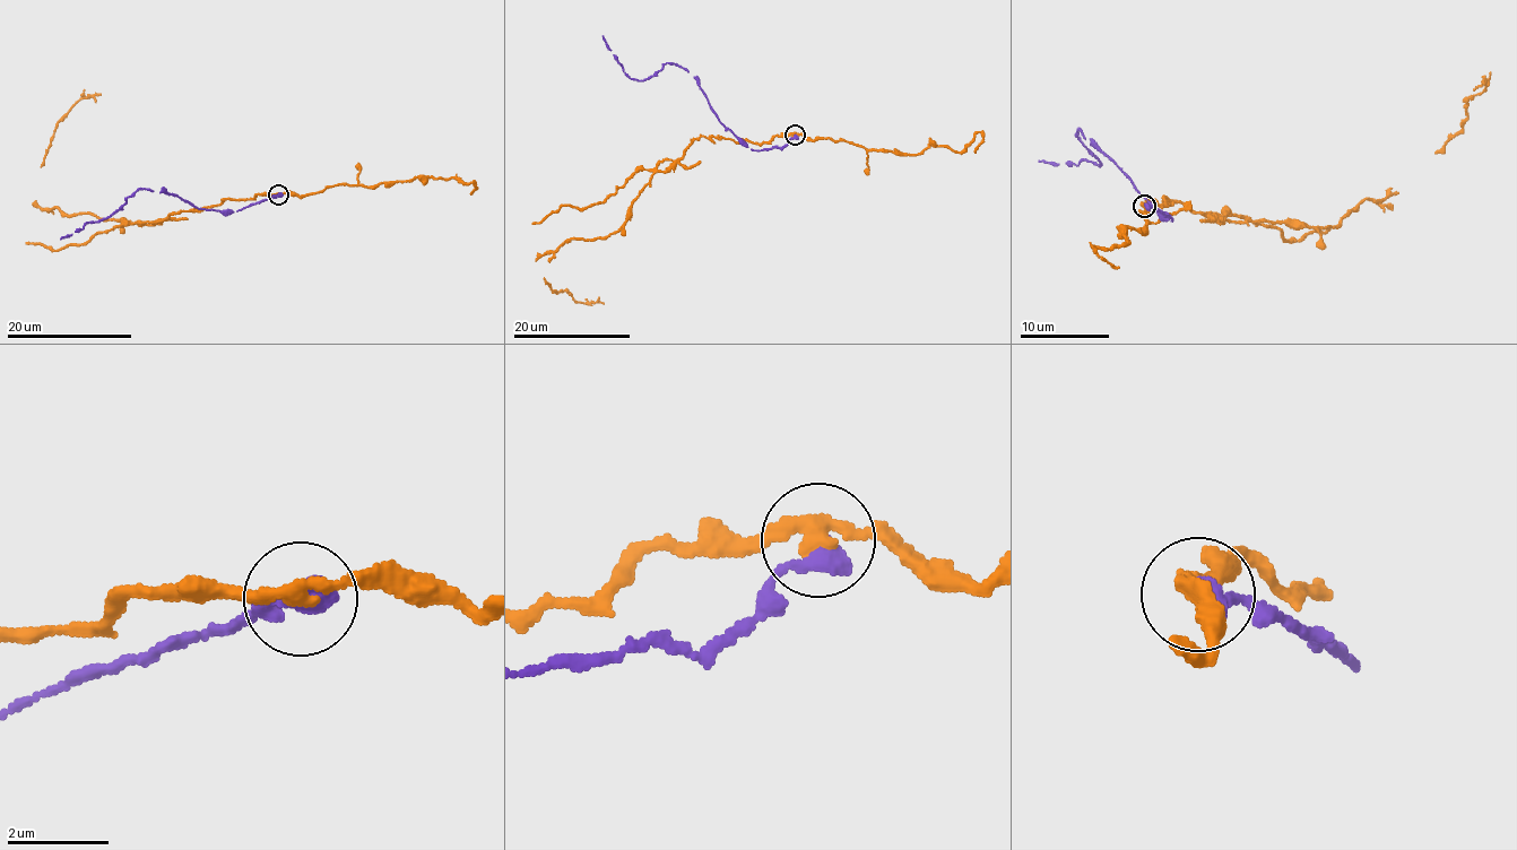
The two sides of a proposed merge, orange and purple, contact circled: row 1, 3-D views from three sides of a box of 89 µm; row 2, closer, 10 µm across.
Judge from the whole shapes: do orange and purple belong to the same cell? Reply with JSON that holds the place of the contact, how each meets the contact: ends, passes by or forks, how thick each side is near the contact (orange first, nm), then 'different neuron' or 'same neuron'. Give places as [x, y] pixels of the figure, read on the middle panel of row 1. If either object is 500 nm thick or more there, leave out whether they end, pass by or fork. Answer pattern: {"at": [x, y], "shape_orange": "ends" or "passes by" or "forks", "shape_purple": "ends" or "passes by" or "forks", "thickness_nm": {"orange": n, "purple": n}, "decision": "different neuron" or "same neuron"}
{"at": [795, 135], "shape_orange": "passes by", "shape_purple": "ends", "thickness_nm": {"orange": 320, "purple": 440}, "decision": "different neuron"}

